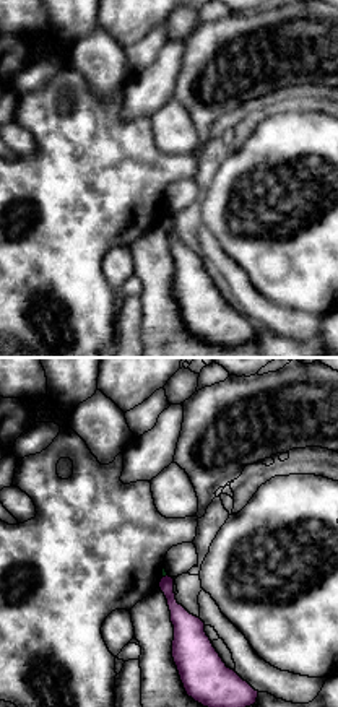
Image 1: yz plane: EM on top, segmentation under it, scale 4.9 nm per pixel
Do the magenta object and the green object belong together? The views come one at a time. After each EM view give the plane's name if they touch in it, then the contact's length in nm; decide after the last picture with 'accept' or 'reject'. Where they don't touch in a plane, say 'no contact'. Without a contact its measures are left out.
yz | 30 nm

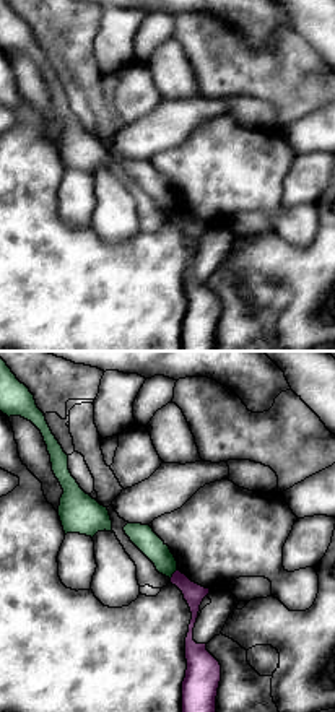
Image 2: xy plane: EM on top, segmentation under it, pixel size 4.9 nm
xy | 60 nm

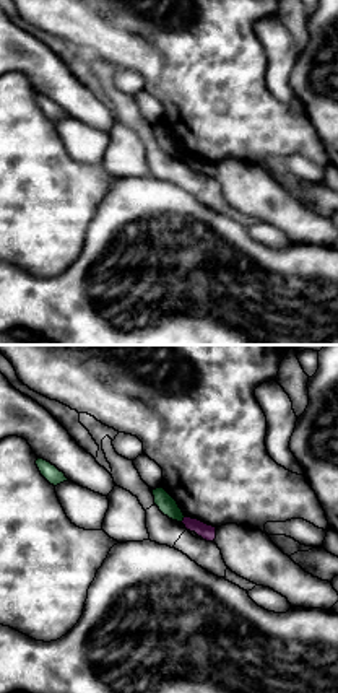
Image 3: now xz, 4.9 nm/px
xz | 40 nm

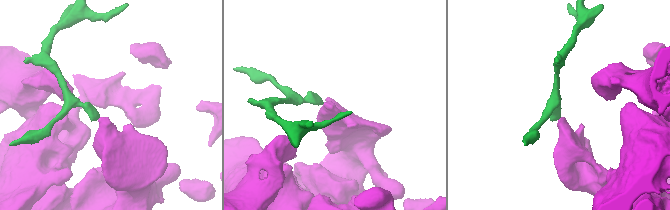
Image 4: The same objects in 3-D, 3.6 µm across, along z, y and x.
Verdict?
reject

